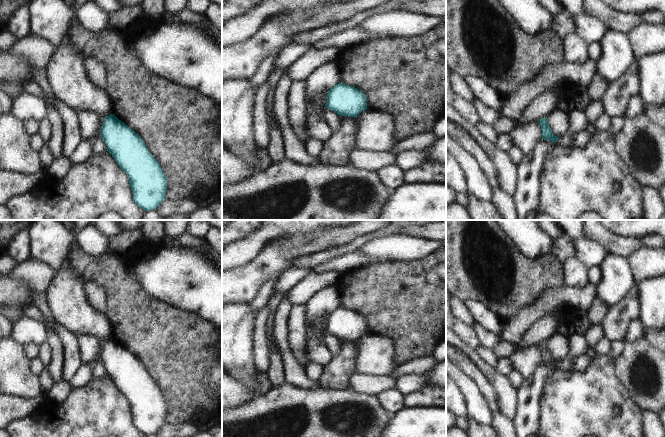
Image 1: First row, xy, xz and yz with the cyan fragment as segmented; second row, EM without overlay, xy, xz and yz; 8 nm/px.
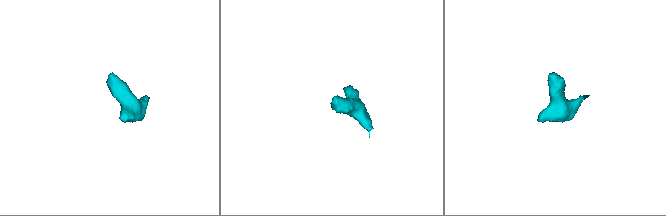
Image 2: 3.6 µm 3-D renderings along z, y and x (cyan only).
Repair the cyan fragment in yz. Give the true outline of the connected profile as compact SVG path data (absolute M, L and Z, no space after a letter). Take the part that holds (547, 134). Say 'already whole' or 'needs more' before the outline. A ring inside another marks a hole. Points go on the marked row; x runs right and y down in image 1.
already whole; M541 118L538 122L540 123L542 129L542 139L556 143L559 137L552 133L552 130L547 122L547 118Z

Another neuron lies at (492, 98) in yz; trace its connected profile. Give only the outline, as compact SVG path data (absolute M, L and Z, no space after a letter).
M465 76L464 79L472 90L475 98L484 102L489 108L493 110L502 110L504 98L497 90L487 85L481 78Z

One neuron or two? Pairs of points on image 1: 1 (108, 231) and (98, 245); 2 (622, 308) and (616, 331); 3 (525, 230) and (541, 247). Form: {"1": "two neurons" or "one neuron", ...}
{"1": "two neurons", "2": "one neuron", "3": "one neuron"}

